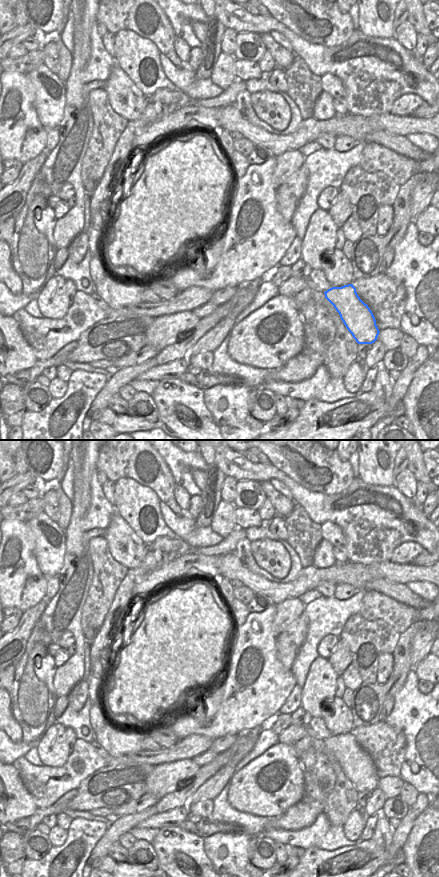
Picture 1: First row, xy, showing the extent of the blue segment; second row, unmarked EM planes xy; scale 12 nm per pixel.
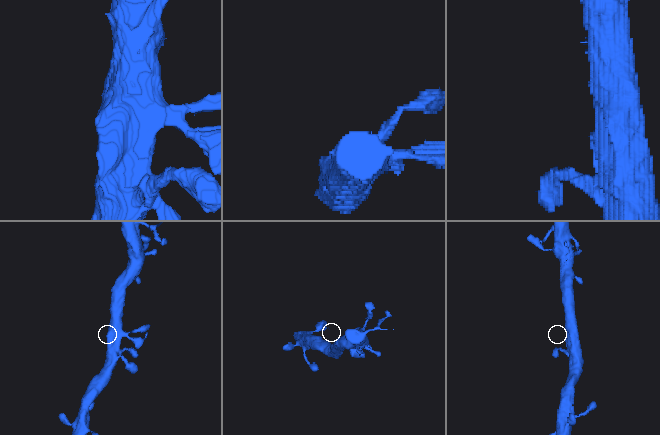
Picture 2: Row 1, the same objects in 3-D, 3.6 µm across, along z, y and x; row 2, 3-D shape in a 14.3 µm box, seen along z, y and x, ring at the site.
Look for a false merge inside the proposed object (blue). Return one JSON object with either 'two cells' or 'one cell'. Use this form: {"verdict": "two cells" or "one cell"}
{"verdict": "one cell"}

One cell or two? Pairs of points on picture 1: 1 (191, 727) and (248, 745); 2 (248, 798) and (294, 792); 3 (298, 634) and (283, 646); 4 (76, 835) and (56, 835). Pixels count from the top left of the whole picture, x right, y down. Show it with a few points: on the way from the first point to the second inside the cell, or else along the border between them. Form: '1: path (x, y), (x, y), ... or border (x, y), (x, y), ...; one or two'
1: border (260, 729), (253, 728), (241, 734); two
2: path (259, 796), (274, 796), (278, 792), (283, 792); one
3: path (294, 636), (287, 643); one
4: border (68, 831), (65, 841), (61, 845), (52, 847); two

